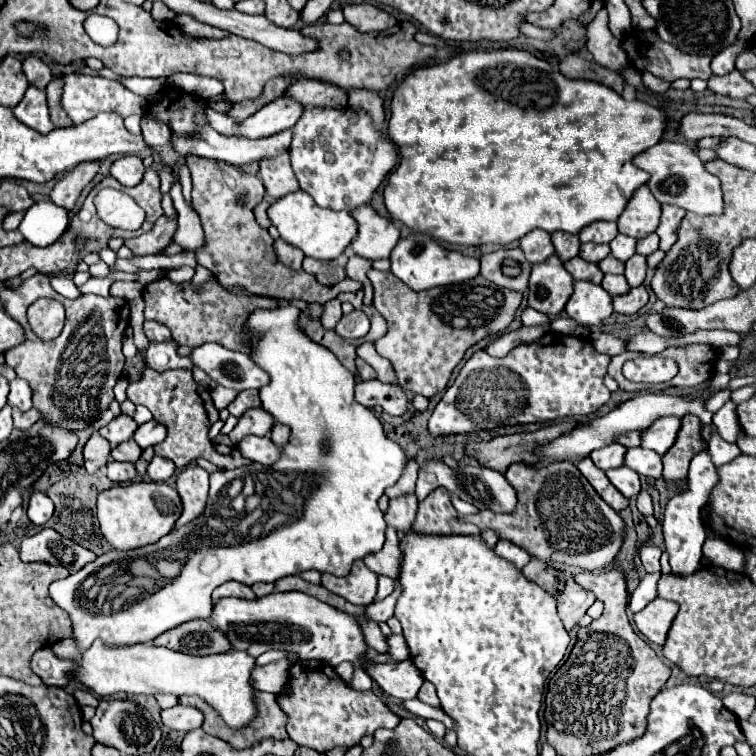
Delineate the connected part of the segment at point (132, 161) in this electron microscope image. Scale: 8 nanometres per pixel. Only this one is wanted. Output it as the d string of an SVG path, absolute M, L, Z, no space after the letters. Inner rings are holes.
M123 156L113 162L111 176L119 180L123 186L137 186L143 178L145 166L139 156Z

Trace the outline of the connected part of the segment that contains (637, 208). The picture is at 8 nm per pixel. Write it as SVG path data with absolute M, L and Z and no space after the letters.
M643 186L635 190L635 196L631 196L627 208L621 212L617 220L617 226L621 234L639 240L657 230L659 218L661 218L661 204L655 200L651 190Z

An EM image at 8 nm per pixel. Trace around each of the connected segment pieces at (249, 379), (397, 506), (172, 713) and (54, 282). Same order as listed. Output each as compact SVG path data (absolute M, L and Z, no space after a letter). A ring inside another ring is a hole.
M203 344L191 354L193 366L203 368L217 384L235 390L263 388L269 384L267 372L259 368L249 354L227 350L219 344Z
M405 494L399 498L389 500L389 510L385 514L387 526L393 526L397 530L409 530L411 524L415 522L415 512L417 512L417 496L415 494Z
M173 706L161 712L163 724L169 726L171 730L179 730L179 732L191 732L195 728L199 728L203 724L203 712L195 706Z
M51 276L50 284L56 292L59 292L61 296L65 296L65 298L79 296L77 286L69 278L65 278L65 276Z

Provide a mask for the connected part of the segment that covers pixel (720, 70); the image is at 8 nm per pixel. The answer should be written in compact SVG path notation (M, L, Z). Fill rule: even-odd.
M737 42L735 46L729 46L727 50L719 52L719 54L715 56L715 60L713 60L713 68L711 68L713 74L721 74L721 76L729 74L729 72L735 68L735 58L737 58L737 54L743 52L743 50L747 50L747 48L743 48L743 44Z

